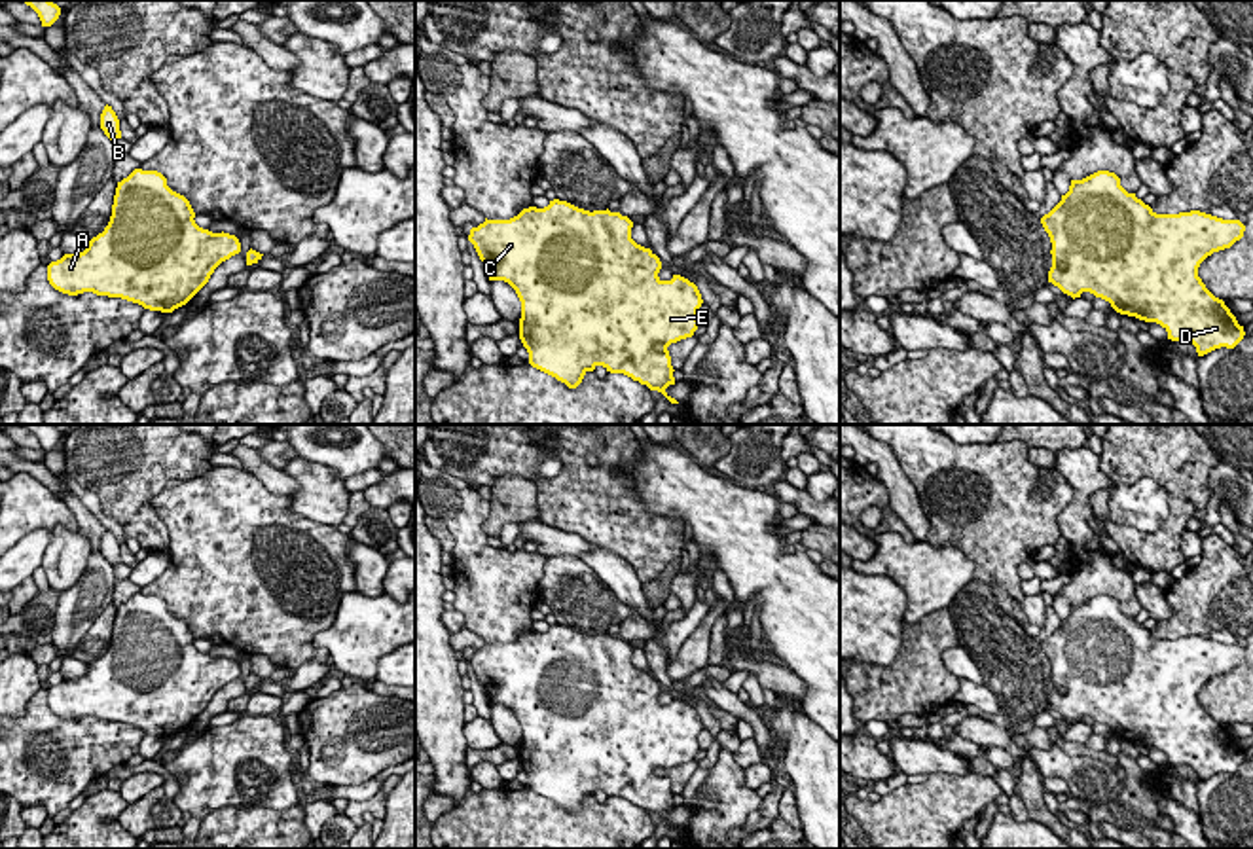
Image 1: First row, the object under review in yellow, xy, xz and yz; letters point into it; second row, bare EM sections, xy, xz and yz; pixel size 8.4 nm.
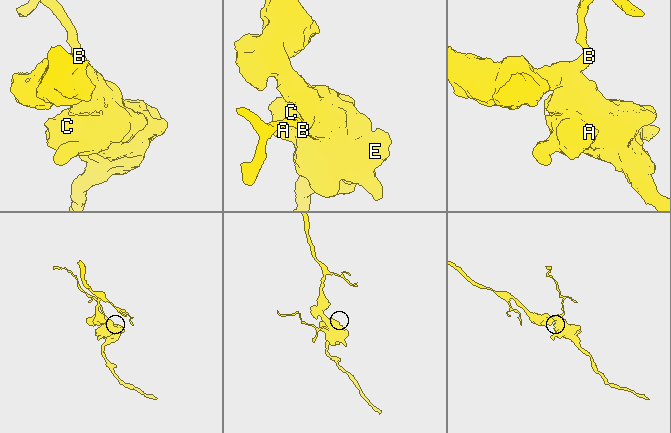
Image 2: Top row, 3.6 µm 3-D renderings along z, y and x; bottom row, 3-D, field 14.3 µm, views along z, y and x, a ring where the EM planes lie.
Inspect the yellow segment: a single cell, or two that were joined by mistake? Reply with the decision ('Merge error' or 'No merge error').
No merge error

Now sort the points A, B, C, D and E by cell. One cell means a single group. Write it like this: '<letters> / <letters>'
A B C D E

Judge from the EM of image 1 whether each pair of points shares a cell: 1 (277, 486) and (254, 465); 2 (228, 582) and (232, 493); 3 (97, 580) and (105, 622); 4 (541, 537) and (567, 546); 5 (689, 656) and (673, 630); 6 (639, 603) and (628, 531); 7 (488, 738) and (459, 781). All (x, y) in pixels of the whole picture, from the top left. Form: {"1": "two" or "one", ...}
{"1": "one", "2": "one", "3": "two", "4": "one", "5": "two", "6": "two", "7": "two"}

